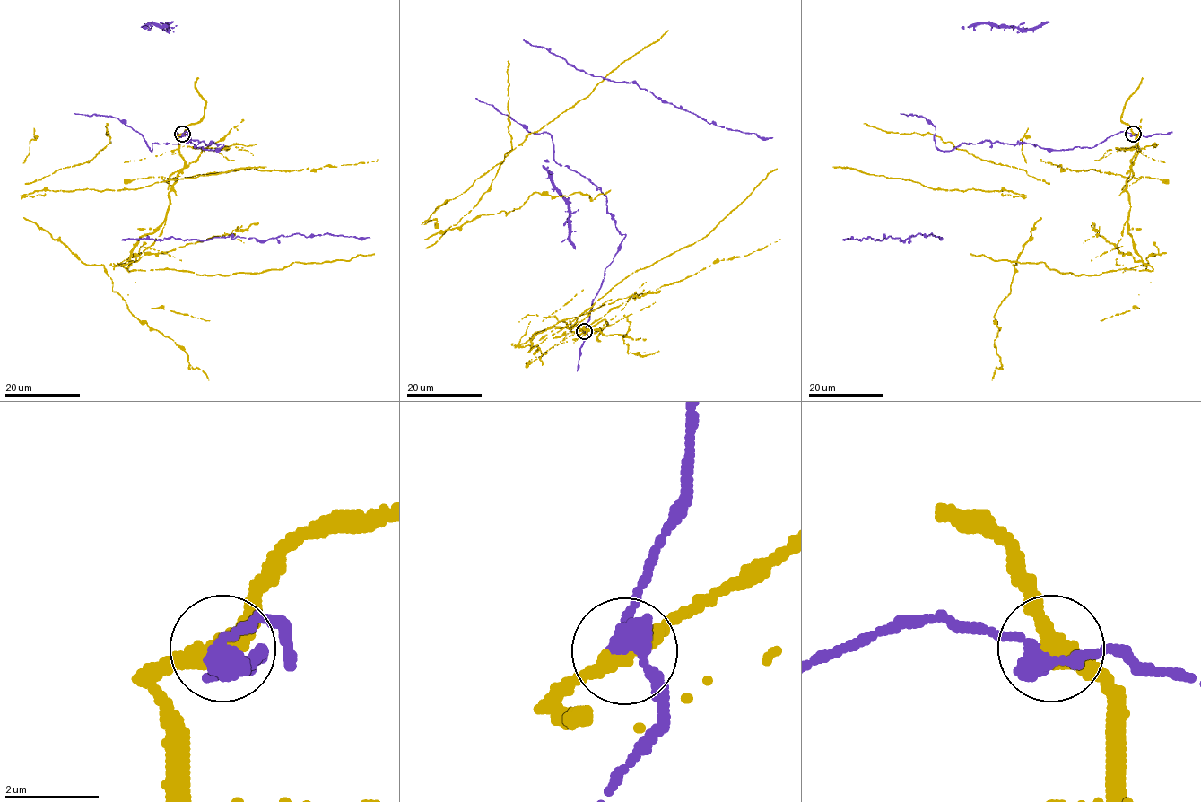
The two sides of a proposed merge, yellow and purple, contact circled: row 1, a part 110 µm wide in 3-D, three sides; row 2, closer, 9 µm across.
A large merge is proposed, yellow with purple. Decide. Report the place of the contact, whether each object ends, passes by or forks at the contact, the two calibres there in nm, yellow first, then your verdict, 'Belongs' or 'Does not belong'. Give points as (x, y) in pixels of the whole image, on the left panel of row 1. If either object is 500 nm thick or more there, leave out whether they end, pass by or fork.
Place: (182, 134). At the ring yellow passes by. At the ring purple passes by. Thickness 360 nm (yellow) against 360 nm. Does not belong

